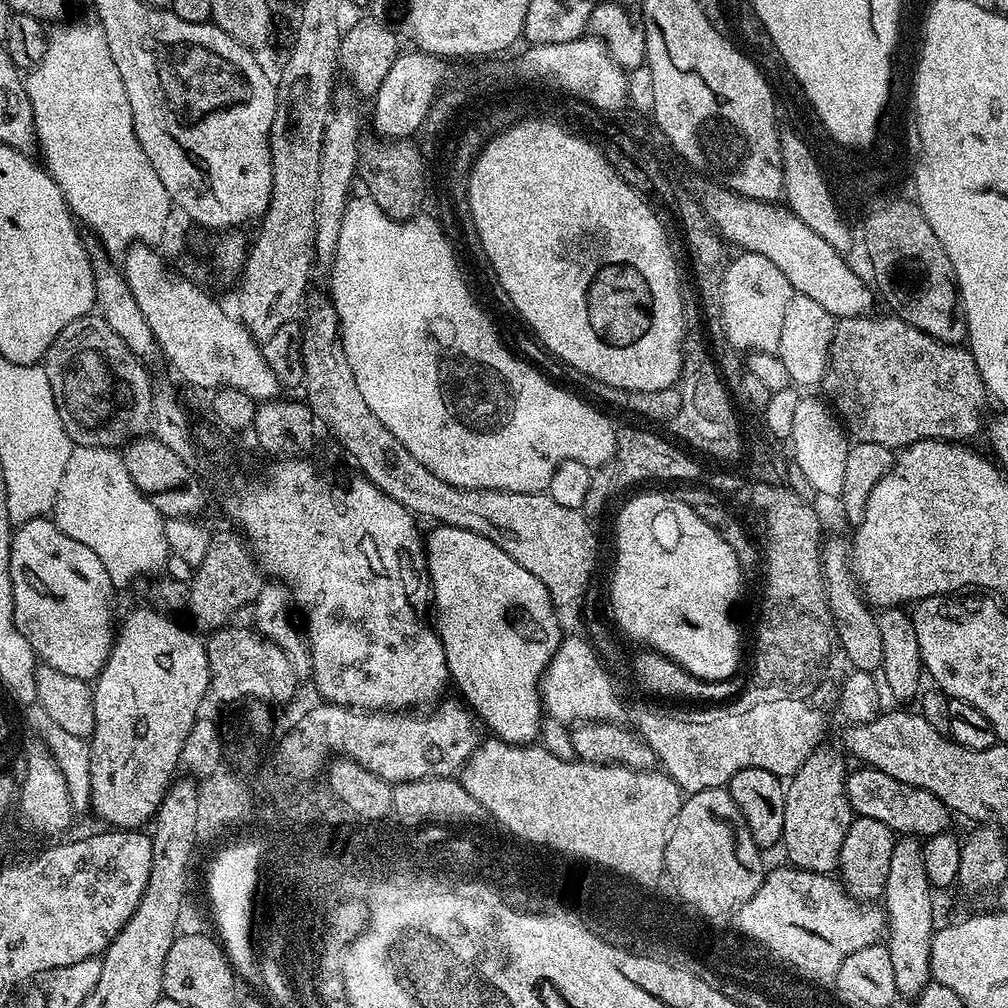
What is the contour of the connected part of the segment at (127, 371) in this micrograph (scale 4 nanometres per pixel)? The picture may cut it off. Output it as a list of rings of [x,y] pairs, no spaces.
[[[89,314],[70,322],[66,330],[50,342],[50,350],[42,361],[46,378],[50,378],[50,390],[54,390],[54,402],[62,418],[62,426],[73,445],[82,448],[119,449],[126,438],[139,438],[149,431],[152,421],[154,385],[144,369],[145,361],[131,352],[118,334],[99,314]]]

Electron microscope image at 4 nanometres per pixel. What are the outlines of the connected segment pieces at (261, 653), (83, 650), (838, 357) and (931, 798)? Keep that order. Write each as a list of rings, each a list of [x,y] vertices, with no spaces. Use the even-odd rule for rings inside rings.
[[[228,624],[213,631],[205,641],[208,682],[203,705],[215,706],[220,700],[234,704],[240,696],[252,696],[260,702],[282,702],[290,699],[298,688],[294,684],[294,668],[273,643],[251,627]]]
[[[51,518],[27,520],[12,534],[10,582],[14,590],[14,622],[22,638],[30,642],[37,661],[40,664],[49,664],[54,670],[62,670],[62,674],[70,674],[70,678],[95,681],[110,654],[114,639],[114,589],[110,574],[106,574],[106,566],[102,566],[98,554],[82,546],[82,542],[74,542],[74,538],[62,534],[56,521]]]
[[[865,314],[862,316],[845,316],[835,321],[833,330],[832,345],[829,349],[828,368],[825,370],[822,381],[823,395],[827,403],[834,409],[836,416],[842,421],[844,428],[859,442],[874,442],[878,446],[886,446],[893,450],[903,450],[909,444],[919,440],[950,440],[953,442],[968,442],[971,436],[981,435],[986,424],[984,407],[990,404],[990,397],[987,388],[982,382],[982,374],[978,374],[978,366],[974,362],[972,353],[967,347],[959,344],[947,344],[938,338],[930,338],[922,330],[910,326],[906,321],[901,320],[895,314],[888,316],[876,316],[877,314]]]
[[[856,766],[847,773],[844,782],[844,793],[848,804],[856,816],[878,818],[878,822],[886,822],[886,826],[896,834],[911,834],[917,838],[936,836],[951,829],[953,813],[930,790],[922,790],[910,786],[906,782],[898,782],[898,778],[890,778],[877,768]]]

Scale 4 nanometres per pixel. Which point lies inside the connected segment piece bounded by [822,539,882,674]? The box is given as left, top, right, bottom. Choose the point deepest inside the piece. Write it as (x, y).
(855, 627)

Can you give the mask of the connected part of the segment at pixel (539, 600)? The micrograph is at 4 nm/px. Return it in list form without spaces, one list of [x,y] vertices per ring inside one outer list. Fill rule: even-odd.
[[[440,524],[433,528],[436,529],[429,536],[427,533],[424,540],[424,558],[430,585],[430,604],[436,607],[434,627],[440,636],[442,650],[446,654],[446,666],[448,667],[451,683],[454,688],[456,684],[457,690],[461,692],[459,695],[462,697],[463,703],[467,704],[469,709],[475,713],[479,723],[485,729],[488,727],[492,731],[489,733],[495,739],[504,740],[508,744],[531,745],[540,734],[540,721],[542,719],[540,682],[544,679],[544,669],[548,667],[550,658],[558,650],[562,639],[560,626],[556,621],[556,614],[552,605],[551,594],[538,578],[534,578],[534,574],[530,574],[530,570],[526,570],[526,566],[518,566],[518,562],[514,562],[514,558],[510,558],[510,554],[506,554],[506,550],[502,550],[502,546],[498,546],[489,536],[484,536],[480,532],[471,532],[465,528],[455,528],[449,524]]]

